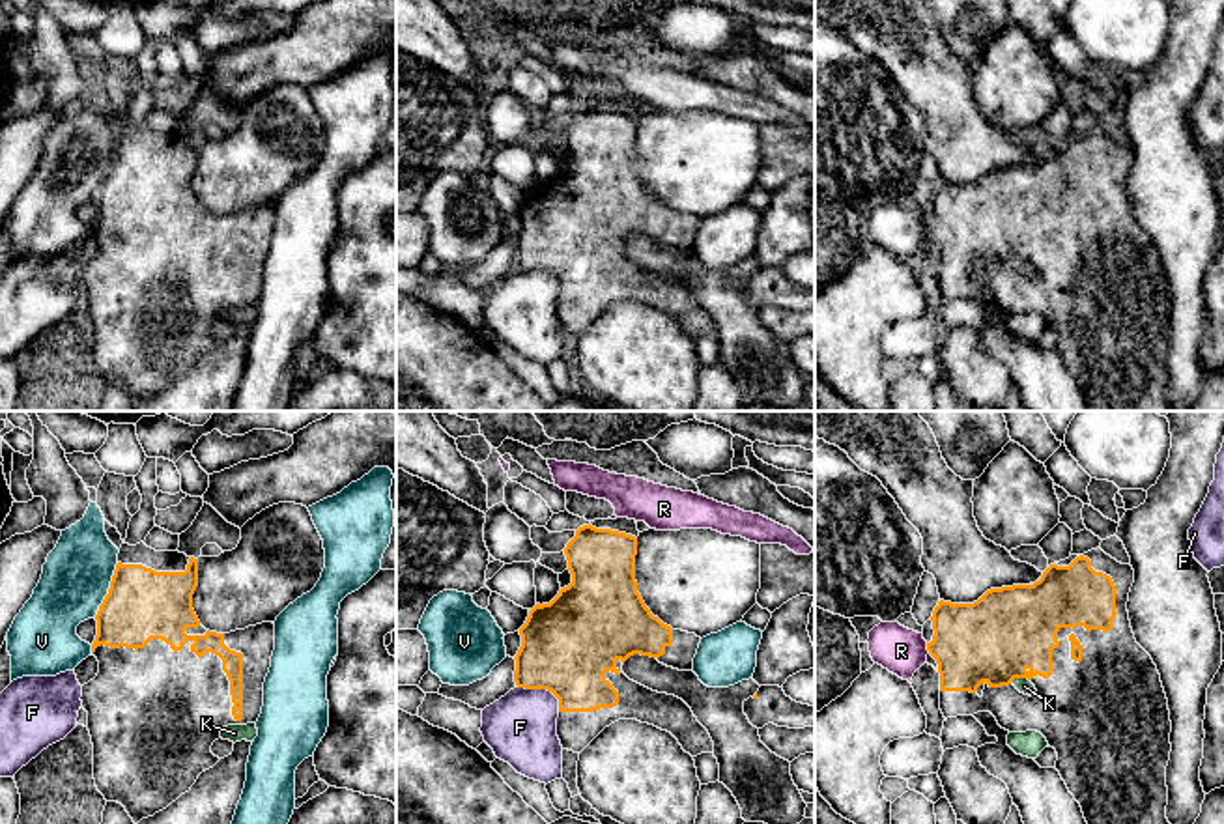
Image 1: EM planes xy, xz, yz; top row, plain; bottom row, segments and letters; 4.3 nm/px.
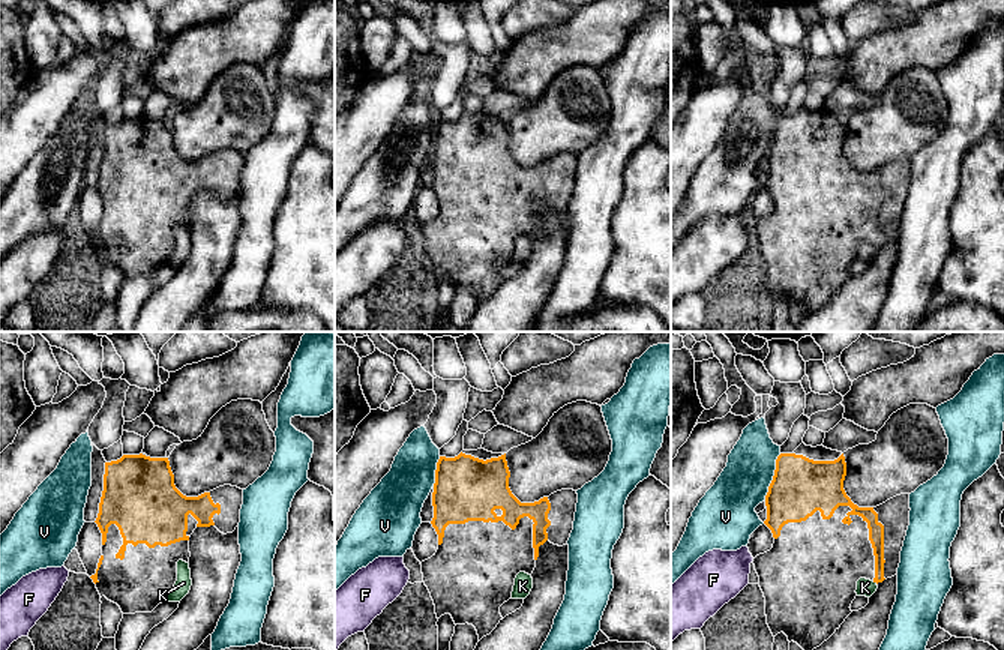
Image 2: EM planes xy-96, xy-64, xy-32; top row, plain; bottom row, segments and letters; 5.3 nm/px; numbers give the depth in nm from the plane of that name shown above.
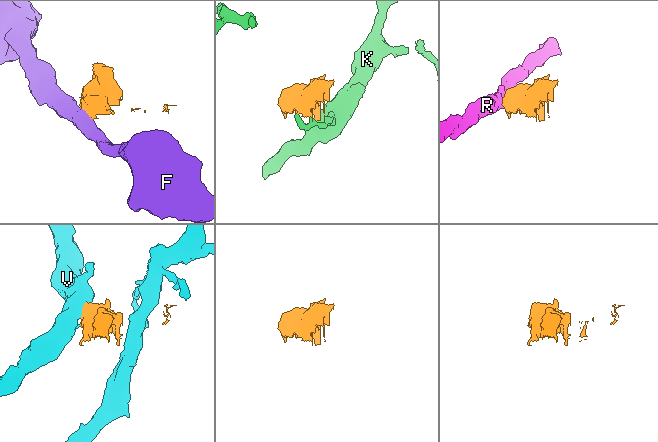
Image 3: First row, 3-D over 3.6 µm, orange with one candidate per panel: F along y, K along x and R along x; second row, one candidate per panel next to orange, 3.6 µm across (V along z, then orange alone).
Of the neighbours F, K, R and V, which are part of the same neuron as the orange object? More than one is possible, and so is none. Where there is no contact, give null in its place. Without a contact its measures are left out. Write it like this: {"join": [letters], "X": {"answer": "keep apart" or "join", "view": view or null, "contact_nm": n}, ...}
{"join": [], "F": {"answer": "keep apart", "view": "xz", "contact_nm": 220}, "K": {"answer": "keep apart", "view": "yz", "contact_nm": 80}, "R": {"answer": "keep apart", "view": "yz", "contact_nm": 50}, "V": {"answer": "keep apart", "view": "xy", "contact_nm": 260}}

